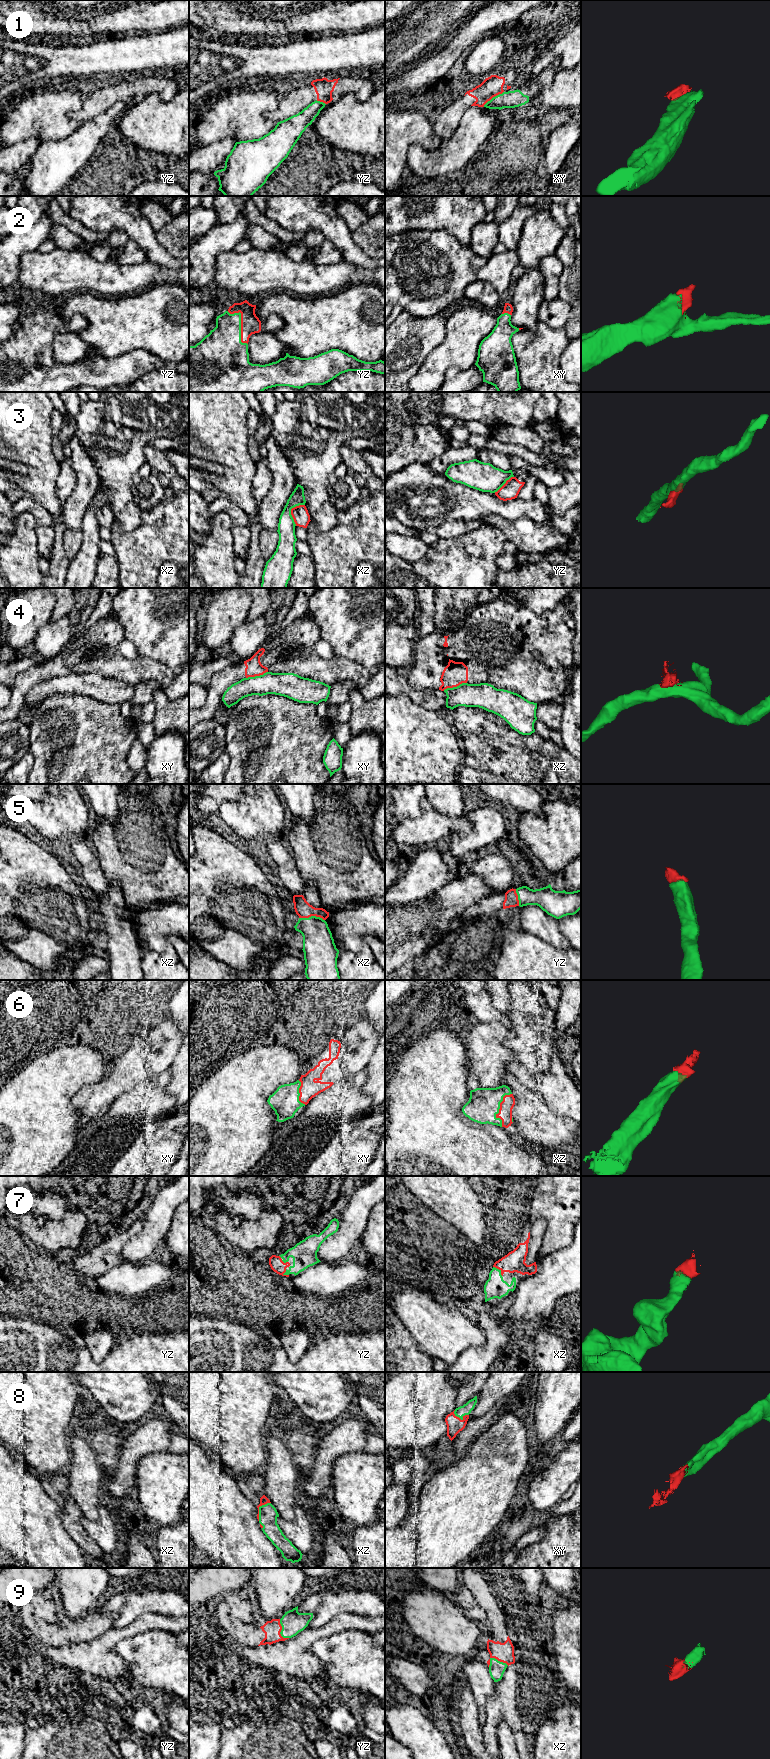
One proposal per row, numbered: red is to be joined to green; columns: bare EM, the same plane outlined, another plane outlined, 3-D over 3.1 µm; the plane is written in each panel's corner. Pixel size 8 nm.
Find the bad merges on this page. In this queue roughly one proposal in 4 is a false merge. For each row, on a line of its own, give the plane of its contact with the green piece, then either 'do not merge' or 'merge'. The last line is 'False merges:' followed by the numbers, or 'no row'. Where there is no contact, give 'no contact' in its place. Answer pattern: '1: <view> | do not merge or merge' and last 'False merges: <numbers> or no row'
1: xy | do not merge
2: yz | merge
3: xz | do not merge
4: xz | do not merge
5: xz | merge
6: xz | merge
7: xz | merge
8: xz | merge
9: xz | merge
False merges: 1, 3, 4

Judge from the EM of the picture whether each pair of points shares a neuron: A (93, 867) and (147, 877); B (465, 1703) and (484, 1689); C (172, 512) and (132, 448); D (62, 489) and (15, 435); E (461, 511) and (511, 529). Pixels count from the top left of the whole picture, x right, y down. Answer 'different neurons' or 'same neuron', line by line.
A: different neurons
B: different neurons
C: different neurons
D: different neurons
E: different neurons

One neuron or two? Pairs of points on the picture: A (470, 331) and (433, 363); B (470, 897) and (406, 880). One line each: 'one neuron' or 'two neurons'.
A: one neuron
B: two neurons

